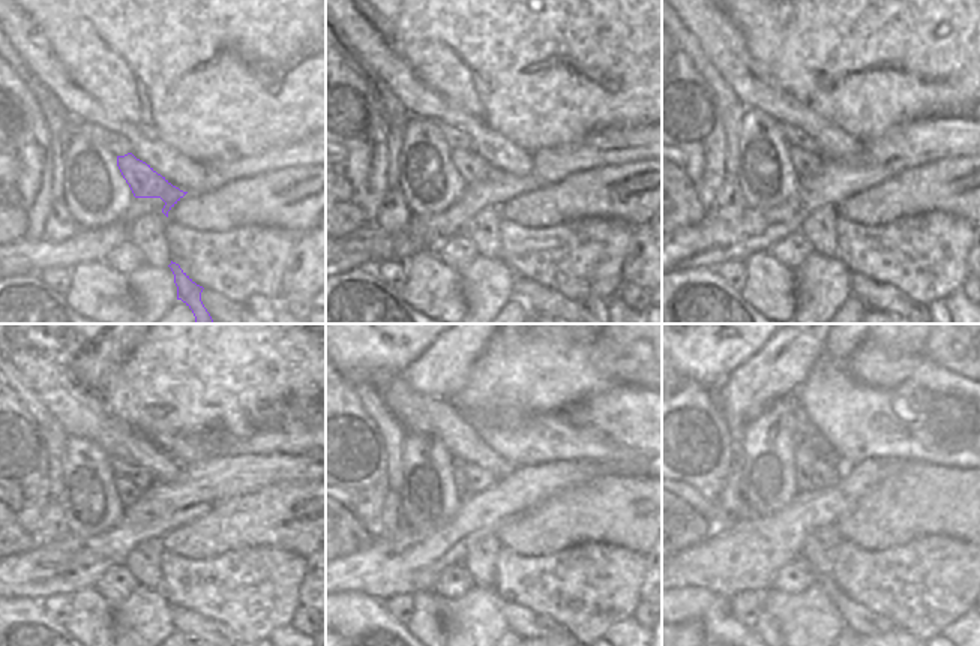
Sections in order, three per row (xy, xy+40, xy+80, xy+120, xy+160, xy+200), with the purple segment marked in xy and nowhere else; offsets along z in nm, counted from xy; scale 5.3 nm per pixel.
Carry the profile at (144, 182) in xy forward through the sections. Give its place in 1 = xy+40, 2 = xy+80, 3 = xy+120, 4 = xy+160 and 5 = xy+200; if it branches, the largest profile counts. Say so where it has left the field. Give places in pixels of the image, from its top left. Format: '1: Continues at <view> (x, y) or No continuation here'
1: Continues at xy+40 (471, 167)
2: Continues at xy+80 (805, 164)
3: Continues at xy+120 (128, 492)
4: Continues at xy+160 (464, 489)
5: Continues at xy+200 (806, 453)

